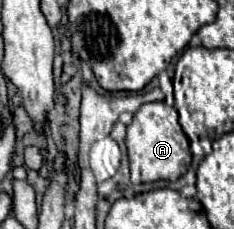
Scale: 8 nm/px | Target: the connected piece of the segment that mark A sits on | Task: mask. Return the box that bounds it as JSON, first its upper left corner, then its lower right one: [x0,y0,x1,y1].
[127,101,191,183]

